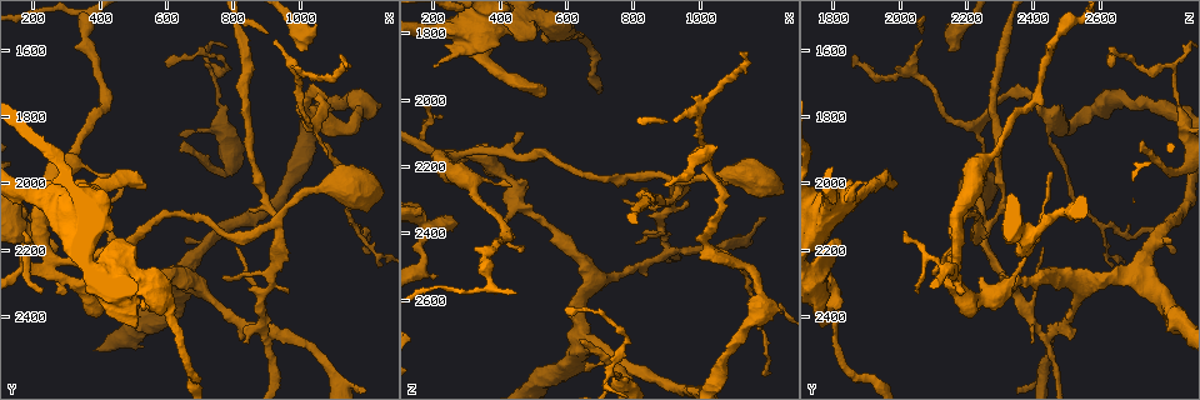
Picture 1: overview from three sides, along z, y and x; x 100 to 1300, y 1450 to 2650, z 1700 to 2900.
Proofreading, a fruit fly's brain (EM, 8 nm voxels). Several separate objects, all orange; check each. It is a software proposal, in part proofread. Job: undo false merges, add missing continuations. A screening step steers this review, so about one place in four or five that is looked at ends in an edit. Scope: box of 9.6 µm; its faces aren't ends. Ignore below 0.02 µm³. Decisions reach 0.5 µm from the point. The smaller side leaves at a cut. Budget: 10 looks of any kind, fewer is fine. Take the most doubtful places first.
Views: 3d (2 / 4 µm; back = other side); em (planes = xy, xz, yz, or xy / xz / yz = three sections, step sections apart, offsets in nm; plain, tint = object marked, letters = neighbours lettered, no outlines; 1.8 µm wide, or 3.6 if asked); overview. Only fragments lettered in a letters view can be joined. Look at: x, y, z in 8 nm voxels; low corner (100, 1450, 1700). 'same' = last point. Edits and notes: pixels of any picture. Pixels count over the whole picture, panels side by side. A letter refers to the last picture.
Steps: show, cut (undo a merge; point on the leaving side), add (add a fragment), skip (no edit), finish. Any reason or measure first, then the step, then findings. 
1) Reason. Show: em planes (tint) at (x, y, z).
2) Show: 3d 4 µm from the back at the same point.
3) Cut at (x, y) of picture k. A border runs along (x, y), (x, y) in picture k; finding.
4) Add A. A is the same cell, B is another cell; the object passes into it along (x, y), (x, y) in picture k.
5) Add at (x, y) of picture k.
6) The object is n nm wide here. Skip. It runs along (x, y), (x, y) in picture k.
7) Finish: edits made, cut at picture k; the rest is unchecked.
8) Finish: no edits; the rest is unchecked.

Branch stops here. Show: 3d 4 µm at (640, 1880, 2720).

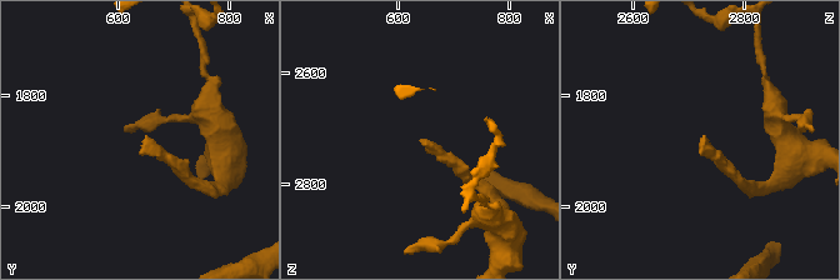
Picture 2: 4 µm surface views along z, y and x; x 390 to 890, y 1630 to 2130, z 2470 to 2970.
Show: em 3.6 µm planes (letters) at (655, 1875, 2720).

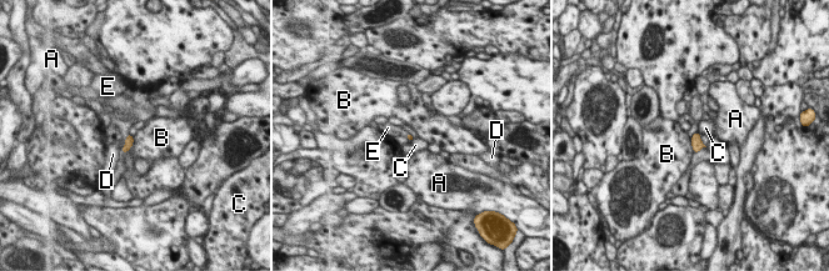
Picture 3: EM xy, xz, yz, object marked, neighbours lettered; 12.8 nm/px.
Add E. E is the same cell, A, B, C and D are other cells; the object passes into it along (129, 141), (126, 137), (118, 130) in picture 3; it goes on there.

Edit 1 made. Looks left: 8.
Branch stops here. Show: em planes (letters) at (600, 1650, 2640).

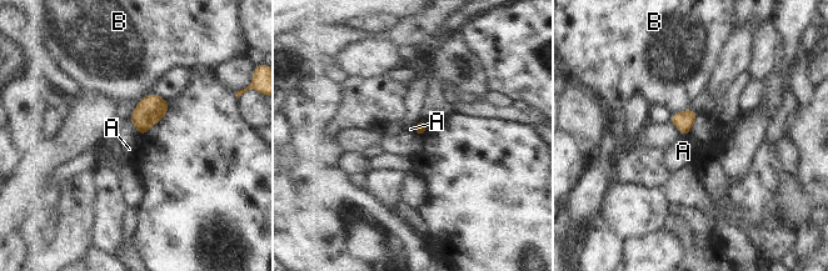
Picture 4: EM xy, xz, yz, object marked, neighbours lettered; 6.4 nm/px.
The longest contact is with B, 130 nm. Skip. A and B are other cells; a border runs along (682, 135), (688, 136) in picture 4; none of them fits.

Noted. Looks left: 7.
Finish: edits made, add at picture 3; the rest is unchecked.

